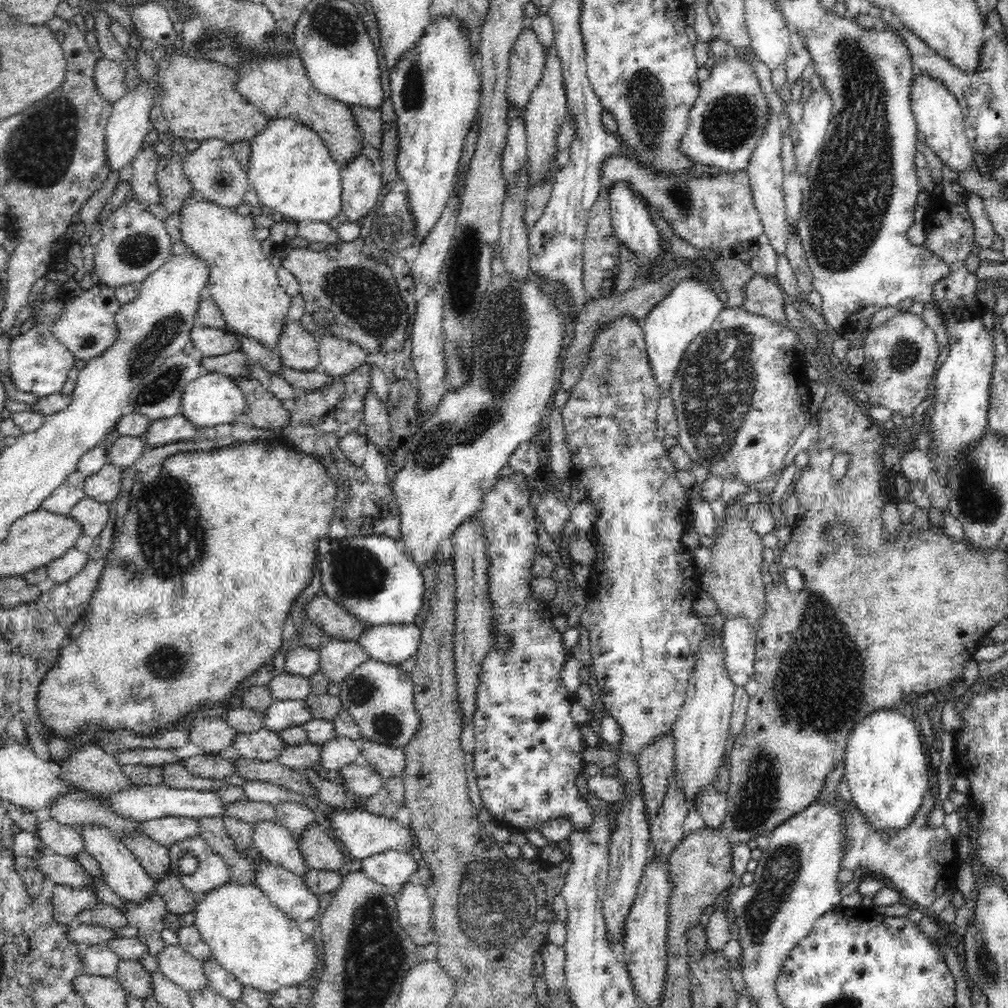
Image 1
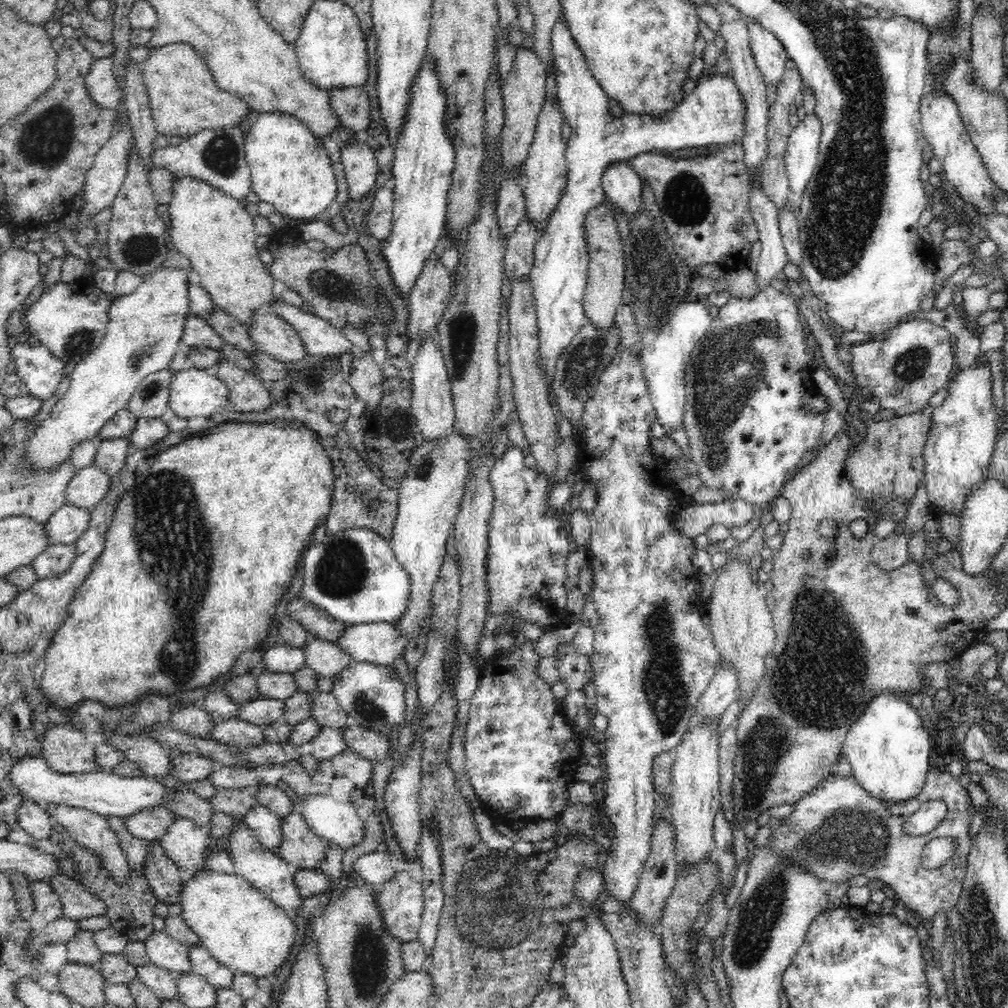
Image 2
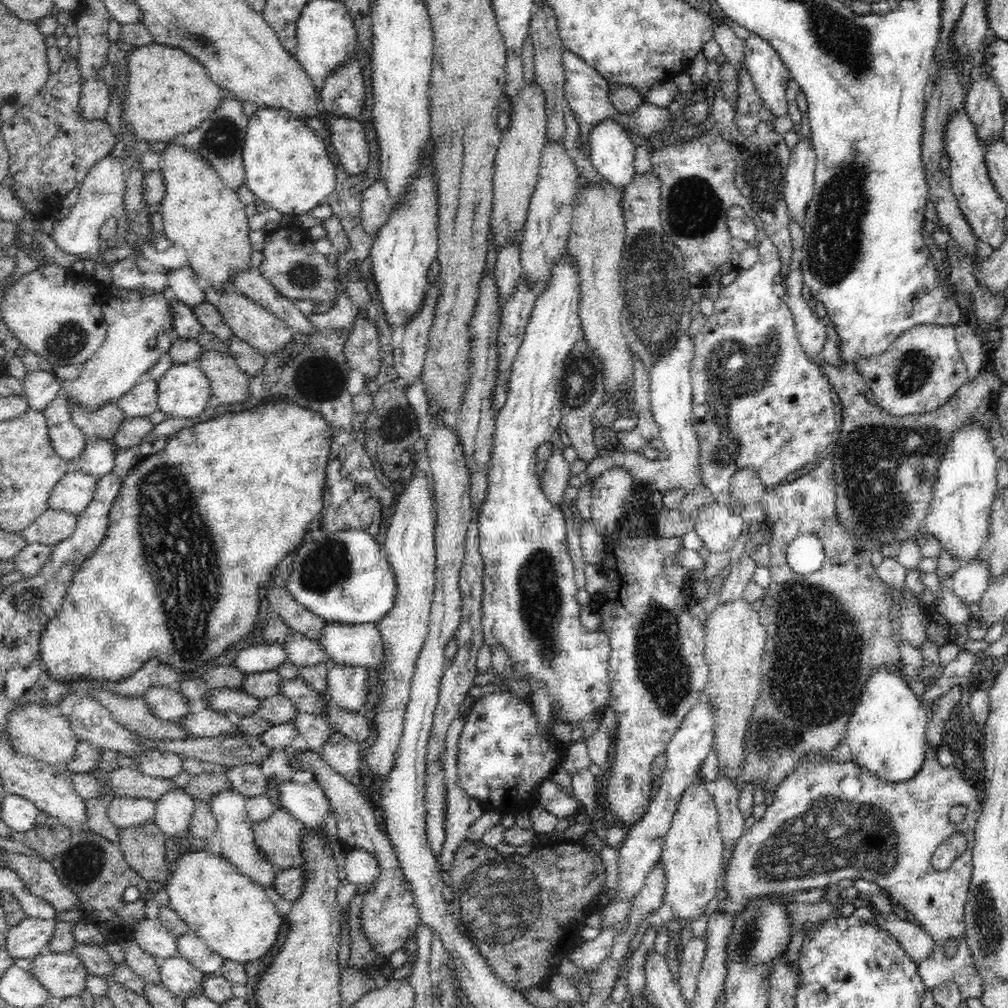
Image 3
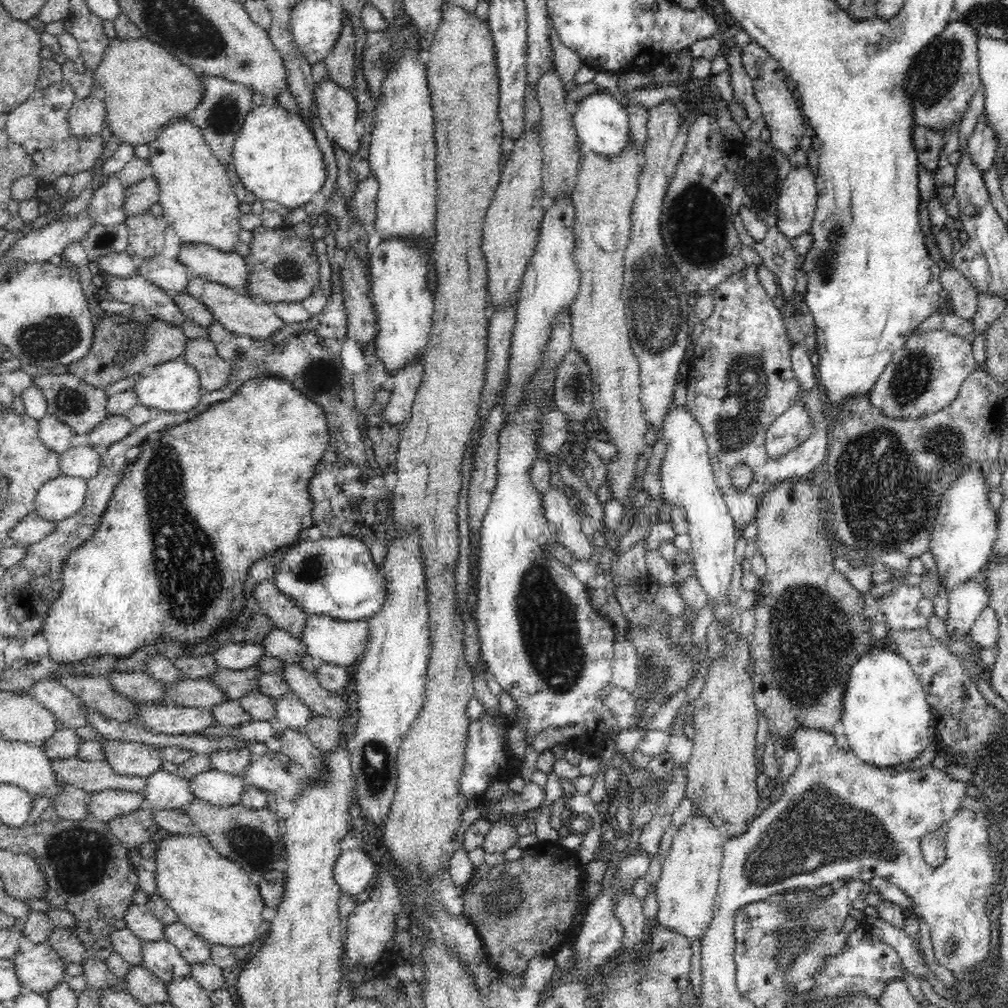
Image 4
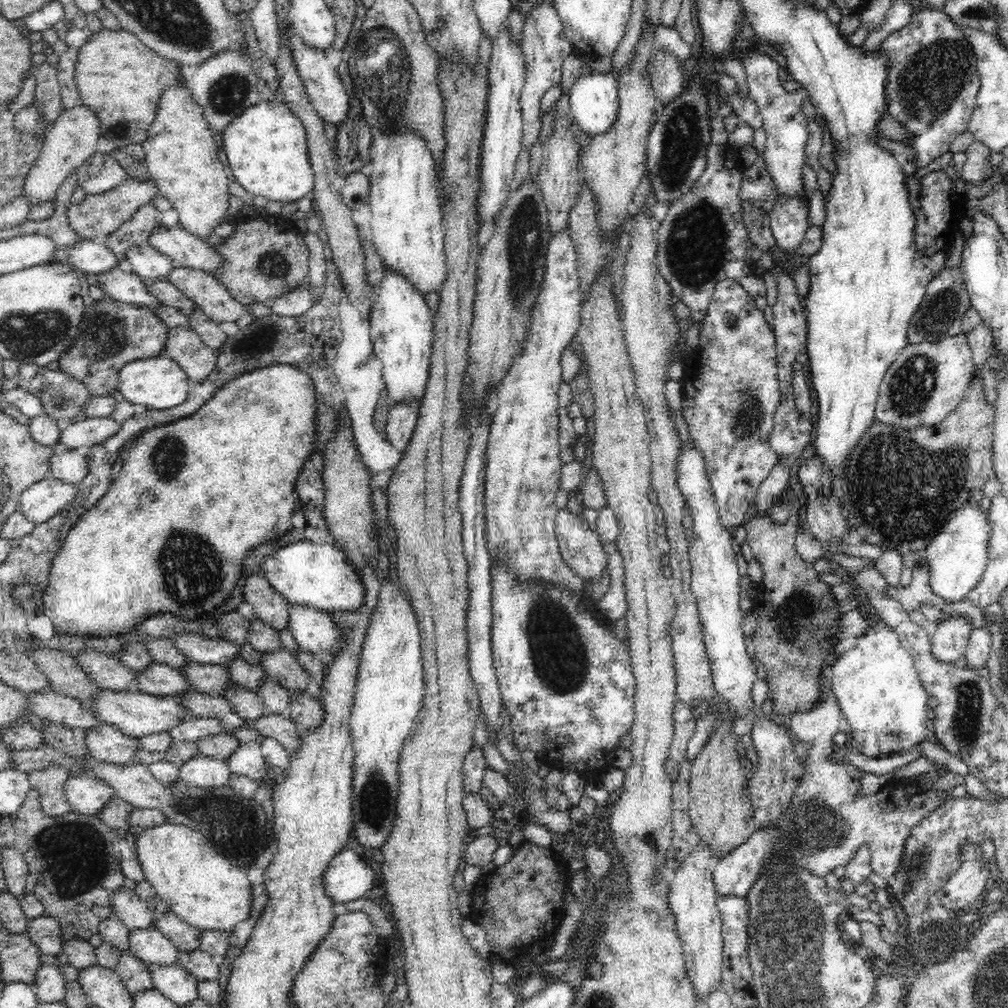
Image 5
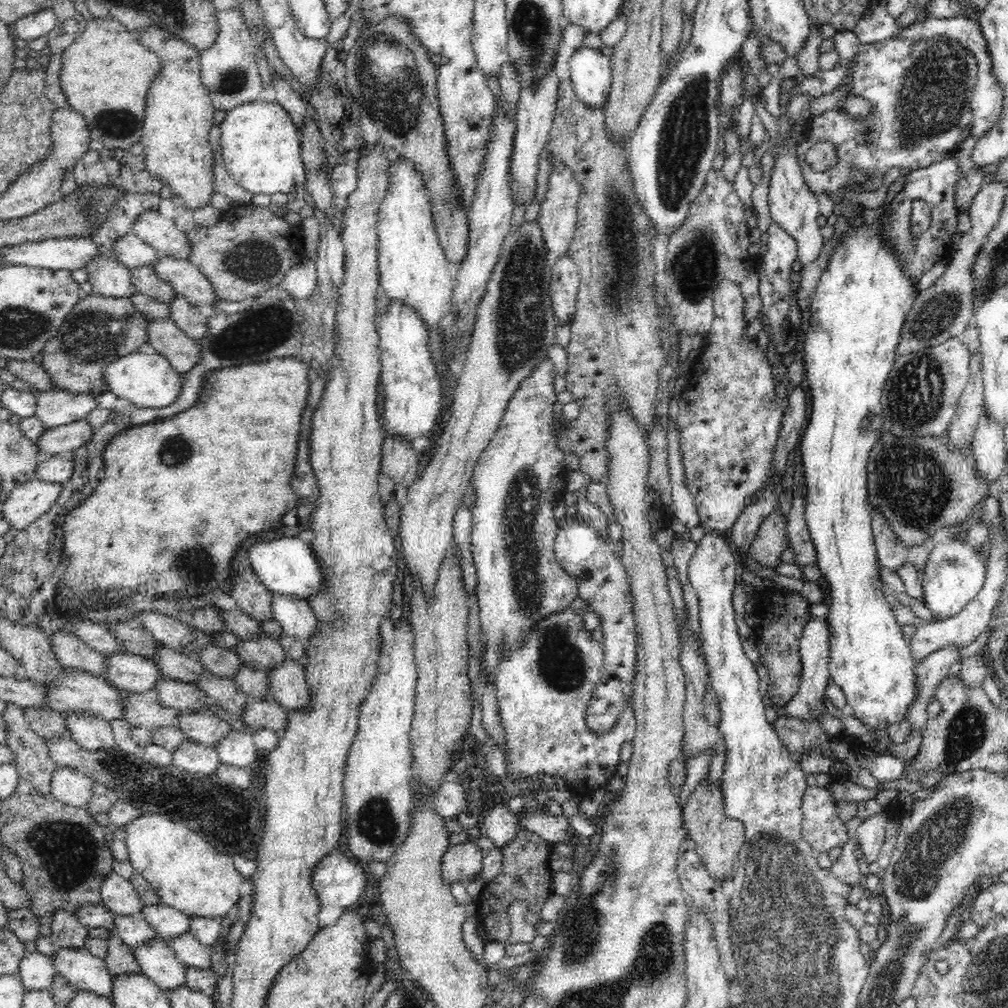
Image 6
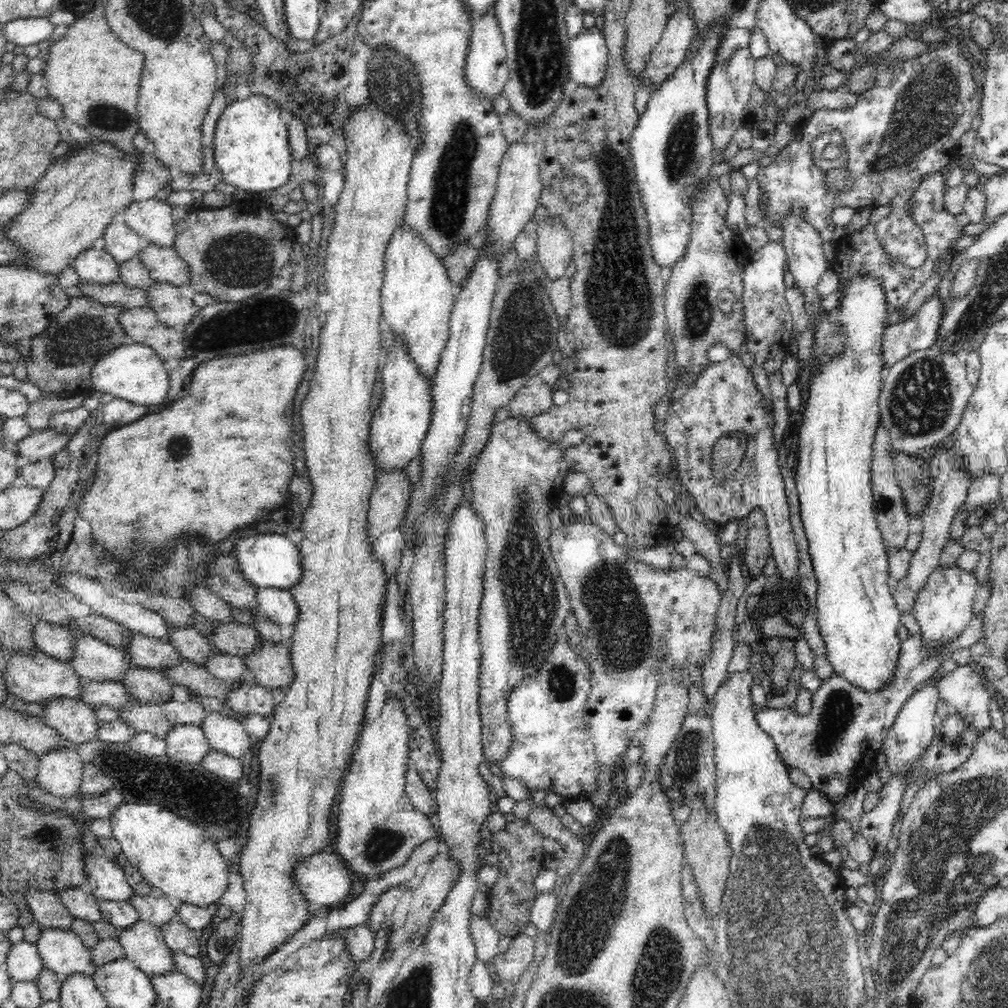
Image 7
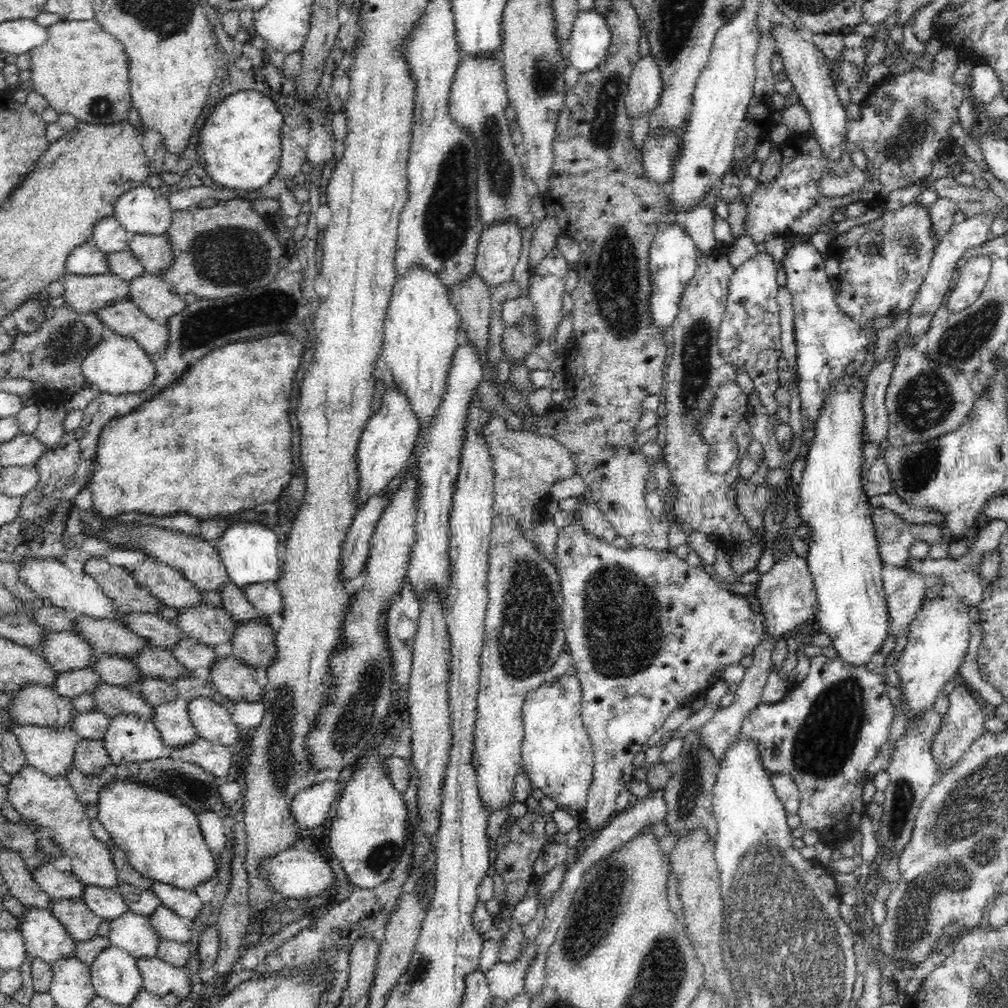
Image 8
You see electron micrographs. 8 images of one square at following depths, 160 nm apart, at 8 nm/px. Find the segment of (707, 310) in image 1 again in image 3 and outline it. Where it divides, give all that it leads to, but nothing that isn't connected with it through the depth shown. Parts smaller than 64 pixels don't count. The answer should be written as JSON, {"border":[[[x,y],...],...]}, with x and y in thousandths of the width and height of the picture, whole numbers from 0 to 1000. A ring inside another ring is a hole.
{"border":[[[677,331],[671,335],[671,341],[667,347],[657,351],[647,363],[645,363],[644,391],[647,411],[650,421],[654,423],[654,435],[663,446],[663,455],[649,455],[642,457],[635,450],[628,449],[619,445],[617,441],[609,441],[602,445],[595,445],[591,454],[582,461],[578,468],[578,477],[584,476],[588,479],[597,468],[609,463],[620,463],[628,470],[629,478],[636,480],[638,484],[648,484],[656,488],[657,491],[665,488],[667,484],[678,484],[681,490],[688,486],[689,482],[696,482],[697,474],[694,464],[692,430],[688,427],[688,418],[687,417],[687,383],[685,369],[685,360],[688,356],[687,337],[683,331]]]}

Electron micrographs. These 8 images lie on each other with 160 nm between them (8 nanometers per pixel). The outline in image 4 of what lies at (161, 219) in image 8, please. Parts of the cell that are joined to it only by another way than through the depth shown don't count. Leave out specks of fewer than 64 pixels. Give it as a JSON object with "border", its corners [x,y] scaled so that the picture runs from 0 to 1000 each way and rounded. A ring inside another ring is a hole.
{"border":[[[206,244],[179,245],[177,259],[187,264],[188,272],[198,274],[206,280],[232,288],[234,291],[245,290],[248,269],[244,256],[233,250],[219,250]]]}

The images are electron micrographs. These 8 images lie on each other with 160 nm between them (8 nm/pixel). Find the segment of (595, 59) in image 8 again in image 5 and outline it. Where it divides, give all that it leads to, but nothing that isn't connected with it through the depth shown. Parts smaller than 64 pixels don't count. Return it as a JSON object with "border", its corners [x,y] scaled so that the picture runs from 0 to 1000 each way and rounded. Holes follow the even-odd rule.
{"border":[[[584,70],[581,75],[574,72],[570,78],[566,79],[564,102],[564,115],[569,118],[573,127],[577,128],[577,131],[581,132],[585,137],[605,129],[612,119],[614,106],[613,82],[609,74],[607,74],[607,70]]]}

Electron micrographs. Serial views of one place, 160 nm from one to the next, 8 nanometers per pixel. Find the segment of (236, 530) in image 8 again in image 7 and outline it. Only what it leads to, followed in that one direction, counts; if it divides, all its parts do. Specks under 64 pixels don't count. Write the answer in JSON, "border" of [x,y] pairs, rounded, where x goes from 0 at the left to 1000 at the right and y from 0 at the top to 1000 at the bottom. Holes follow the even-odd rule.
{"border":[[[256,529],[242,532],[232,539],[231,549],[244,575],[258,583],[284,585],[295,579],[299,572],[299,553],[295,540],[284,530]]]}

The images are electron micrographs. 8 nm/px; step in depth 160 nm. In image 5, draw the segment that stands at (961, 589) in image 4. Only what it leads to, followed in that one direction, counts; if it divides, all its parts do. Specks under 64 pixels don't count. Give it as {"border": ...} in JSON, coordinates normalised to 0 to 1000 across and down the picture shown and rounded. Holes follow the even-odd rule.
{"border":[[[948,607],[931,618],[931,621],[924,636],[925,649],[929,655],[944,659],[959,646],[962,626],[966,620],[957,608]]]}

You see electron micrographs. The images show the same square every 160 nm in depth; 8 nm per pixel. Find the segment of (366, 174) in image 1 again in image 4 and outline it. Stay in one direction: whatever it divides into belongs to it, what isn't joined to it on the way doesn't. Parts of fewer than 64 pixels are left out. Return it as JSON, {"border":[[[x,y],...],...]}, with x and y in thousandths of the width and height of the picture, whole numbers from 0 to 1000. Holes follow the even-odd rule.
{"border":[[[322,76],[313,84],[311,99],[324,135],[330,137],[330,141],[340,147],[341,151],[350,154],[358,140],[352,95],[327,76]]]}

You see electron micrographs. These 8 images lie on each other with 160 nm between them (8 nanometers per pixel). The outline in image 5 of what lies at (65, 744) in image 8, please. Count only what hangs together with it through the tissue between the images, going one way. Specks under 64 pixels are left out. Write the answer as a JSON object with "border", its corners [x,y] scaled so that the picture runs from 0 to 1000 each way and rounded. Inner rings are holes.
{"border":[[[91,769],[69,770],[63,777],[63,789],[69,805],[81,809],[97,809],[115,790],[107,778]]]}

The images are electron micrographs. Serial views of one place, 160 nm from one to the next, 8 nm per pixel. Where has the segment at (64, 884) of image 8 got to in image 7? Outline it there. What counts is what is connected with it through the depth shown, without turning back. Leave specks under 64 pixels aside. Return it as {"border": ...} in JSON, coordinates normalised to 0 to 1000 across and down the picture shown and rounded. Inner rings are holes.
{"border":[[[85,880],[62,882],[59,890],[66,899],[71,909],[79,910],[79,912],[90,916],[94,916],[101,912],[100,903],[97,897],[98,892],[96,892]]]}

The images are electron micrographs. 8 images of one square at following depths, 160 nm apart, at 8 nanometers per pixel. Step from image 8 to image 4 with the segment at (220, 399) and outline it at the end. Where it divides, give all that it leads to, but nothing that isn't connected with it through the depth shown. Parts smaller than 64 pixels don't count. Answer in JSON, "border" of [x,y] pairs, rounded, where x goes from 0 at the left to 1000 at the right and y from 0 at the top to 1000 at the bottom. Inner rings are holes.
{"border":[[[264,374],[260,376],[252,375],[247,379],[244,379],[244,381],[236,387],[232,394],[228,394],[225,398],[220,398],[215,402],[209,403],[201,410],[193,413],[190,417],[172,423],[171,426],[165,426],[163,432],[158,437],[143,437],[143,438],[139,441],[139,450],[135,456],[131,457],[125,463],[120,477],[115,481],[107,504],[105,504],[104,509],[101,511],[101,518],[100,521],[97,522],[97,528],[89,533],[83,541],[69,549],[68,553],[64,556],[63,561],[62,561],[62,583],[60,589],[53,599],[50,600],[48,611],[42,618],[44,631],[46,635],[48,635],[49,654],[56,655],[56,657],[63,659],[65,657],[75,657],[75,655],[83,655],[83,653],[93,651],[93,649],[111,649],[111,651],[121,651],[121,653],[125,651],[125,653],[127,653],[127,651],[130,651],[135,643],[139,643],[139,641],[147,639],[153,639],[153,635],[155,635],[155,633],[171,633],[171,635],[177,635],[177,637],[194,639],[194,637],[200,637],[198,633],[206,633],[206,631],[210,631],[210,629],[214,629],[214,627],[222,625],[222,623],[224,623],[224,619],[226,619],[226,615],[230,615],[232,611],[236,611],[238,603],[242,601],[242,589],[240,589],[240,585],[242,585],[242,575],[244,575],[246,564],[250,562],[250,559],[258,556],[259,554],[264,554],[264,552],[268,552],[268,550],[270,550],[273,546],[291,542],[294,538],[296,538],[296,534],[299,533],[299,529],[302,527],[302,525],[300,525],[300,513],[303,510],[309,510],[309,506],[311,505],[311,495],[308,494],[307,489],[307,478],[309,477],[312,467],[318,457],[319,451],[323,448],[326,435],[327,432],[324,415],[321,406],[315,402],[315,400],[309,398],[308,396],[305,396],[304,393],[298,391],[292,386],[292,383],[290,383],[289,380],[285,379],[282,375]]]}

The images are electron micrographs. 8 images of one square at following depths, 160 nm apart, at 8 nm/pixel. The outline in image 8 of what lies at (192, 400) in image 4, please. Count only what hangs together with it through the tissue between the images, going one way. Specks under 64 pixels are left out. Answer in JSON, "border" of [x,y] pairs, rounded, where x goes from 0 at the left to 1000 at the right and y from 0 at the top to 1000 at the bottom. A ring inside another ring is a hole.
{"border":[[[106,330],[103,335],[93,343],[83,358],[80,359],[80,371],[87,384],[95,385],[99,390],[113,393],[123,391],[141,391],[141,387],[153,383],[156,367],[153,358],[133,336]]]}

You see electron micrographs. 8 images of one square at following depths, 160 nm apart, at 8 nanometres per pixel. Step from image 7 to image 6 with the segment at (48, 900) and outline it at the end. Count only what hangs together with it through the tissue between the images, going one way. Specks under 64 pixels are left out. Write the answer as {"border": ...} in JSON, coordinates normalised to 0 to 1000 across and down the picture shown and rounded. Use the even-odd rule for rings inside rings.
{"border":[[[58,902],[53,907],[51,919],[51,934],[56,939],[83,941],[82,937],[87,929],[87,921],[71,906]]]}

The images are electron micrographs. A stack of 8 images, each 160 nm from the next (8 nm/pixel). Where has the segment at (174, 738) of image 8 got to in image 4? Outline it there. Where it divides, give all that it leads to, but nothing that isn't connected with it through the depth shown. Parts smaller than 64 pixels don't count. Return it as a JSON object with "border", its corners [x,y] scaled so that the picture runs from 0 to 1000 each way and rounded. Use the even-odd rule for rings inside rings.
{"border":[[[214,763],[192,770],[188,777],[188,783],[197,794],[219,802],[238,798],[240,786],[244,782],[244,778],[236,770]]]}

